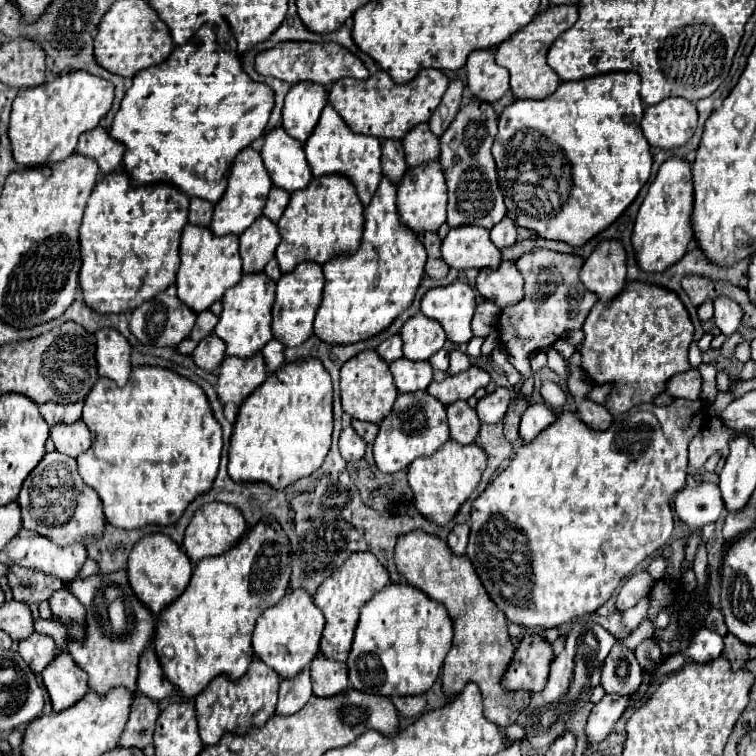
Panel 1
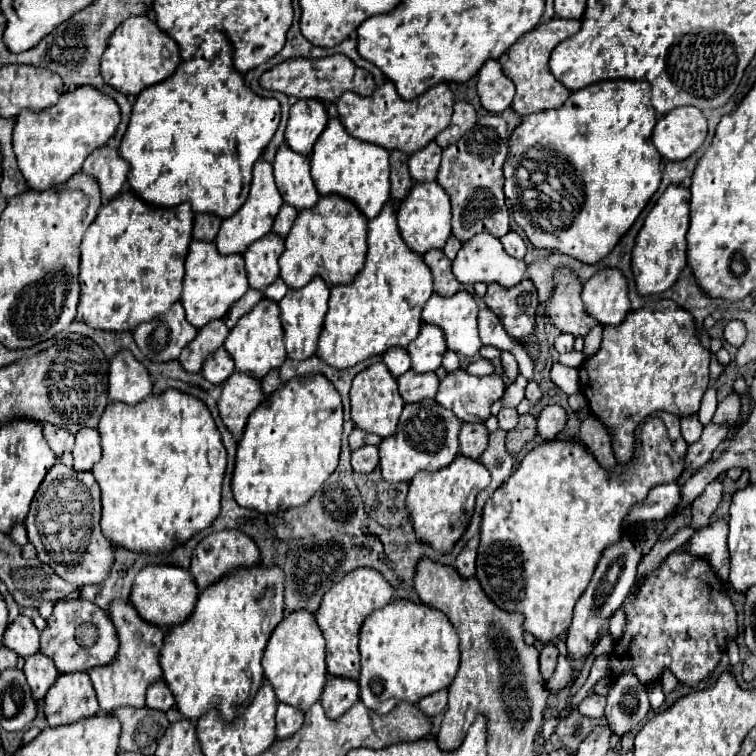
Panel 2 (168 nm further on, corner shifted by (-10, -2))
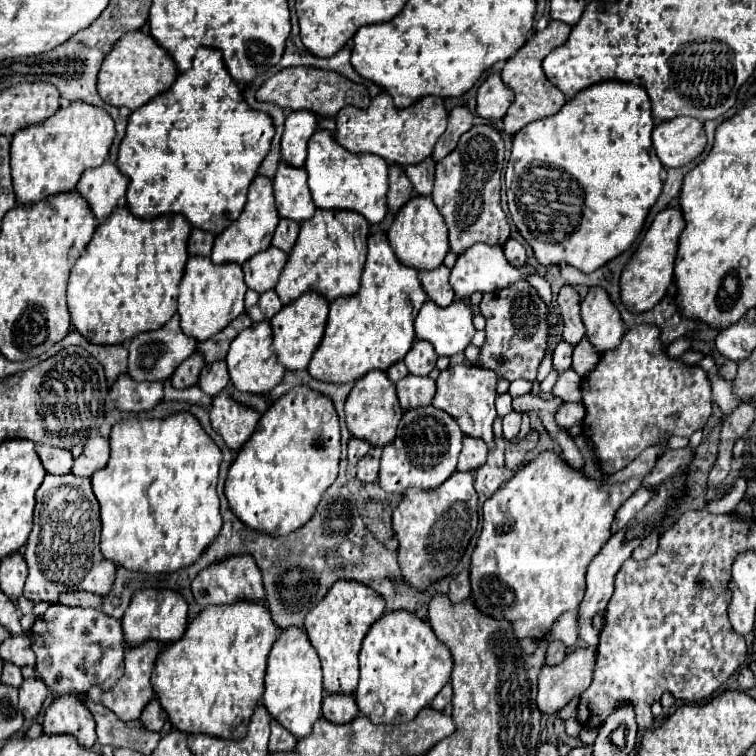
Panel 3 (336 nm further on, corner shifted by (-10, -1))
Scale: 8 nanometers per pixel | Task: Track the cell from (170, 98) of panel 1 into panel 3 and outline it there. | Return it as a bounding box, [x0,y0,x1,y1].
[118,47,272,235]

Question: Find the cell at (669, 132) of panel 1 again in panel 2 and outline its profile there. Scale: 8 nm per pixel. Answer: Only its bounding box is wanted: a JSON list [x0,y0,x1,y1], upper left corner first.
[652,106,708,160]

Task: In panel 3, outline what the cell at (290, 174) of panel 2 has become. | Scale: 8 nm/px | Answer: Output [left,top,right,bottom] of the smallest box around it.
[272,163,316,223]

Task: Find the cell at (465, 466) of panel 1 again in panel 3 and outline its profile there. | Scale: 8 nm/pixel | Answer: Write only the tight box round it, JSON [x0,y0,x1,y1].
[392,471,478,591]

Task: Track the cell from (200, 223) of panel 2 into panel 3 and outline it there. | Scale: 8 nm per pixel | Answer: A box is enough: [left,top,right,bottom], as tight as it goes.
[188,229,214,257]

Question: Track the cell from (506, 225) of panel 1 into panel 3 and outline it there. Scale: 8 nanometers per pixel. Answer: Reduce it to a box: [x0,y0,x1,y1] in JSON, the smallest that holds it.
[504,239,526,267]

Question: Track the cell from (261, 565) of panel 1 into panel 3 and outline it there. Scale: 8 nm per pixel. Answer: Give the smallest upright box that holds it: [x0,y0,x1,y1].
[152,603,278,739]

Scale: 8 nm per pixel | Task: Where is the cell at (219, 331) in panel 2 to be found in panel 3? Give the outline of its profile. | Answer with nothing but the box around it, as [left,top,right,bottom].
[170,353,204,389]

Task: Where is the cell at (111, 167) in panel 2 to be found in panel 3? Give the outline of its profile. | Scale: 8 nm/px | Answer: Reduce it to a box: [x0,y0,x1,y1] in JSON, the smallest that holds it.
[76,163,128,225]

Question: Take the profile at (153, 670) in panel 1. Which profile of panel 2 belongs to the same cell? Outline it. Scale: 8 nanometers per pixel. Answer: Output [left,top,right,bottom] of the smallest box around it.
[146,680,174,712]

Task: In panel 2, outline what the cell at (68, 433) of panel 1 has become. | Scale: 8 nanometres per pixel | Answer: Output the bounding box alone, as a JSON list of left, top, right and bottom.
[74,428,102,470]

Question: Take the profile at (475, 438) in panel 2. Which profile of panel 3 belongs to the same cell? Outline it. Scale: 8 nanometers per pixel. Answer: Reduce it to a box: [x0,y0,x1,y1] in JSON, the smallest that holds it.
[458,437,488,471]

